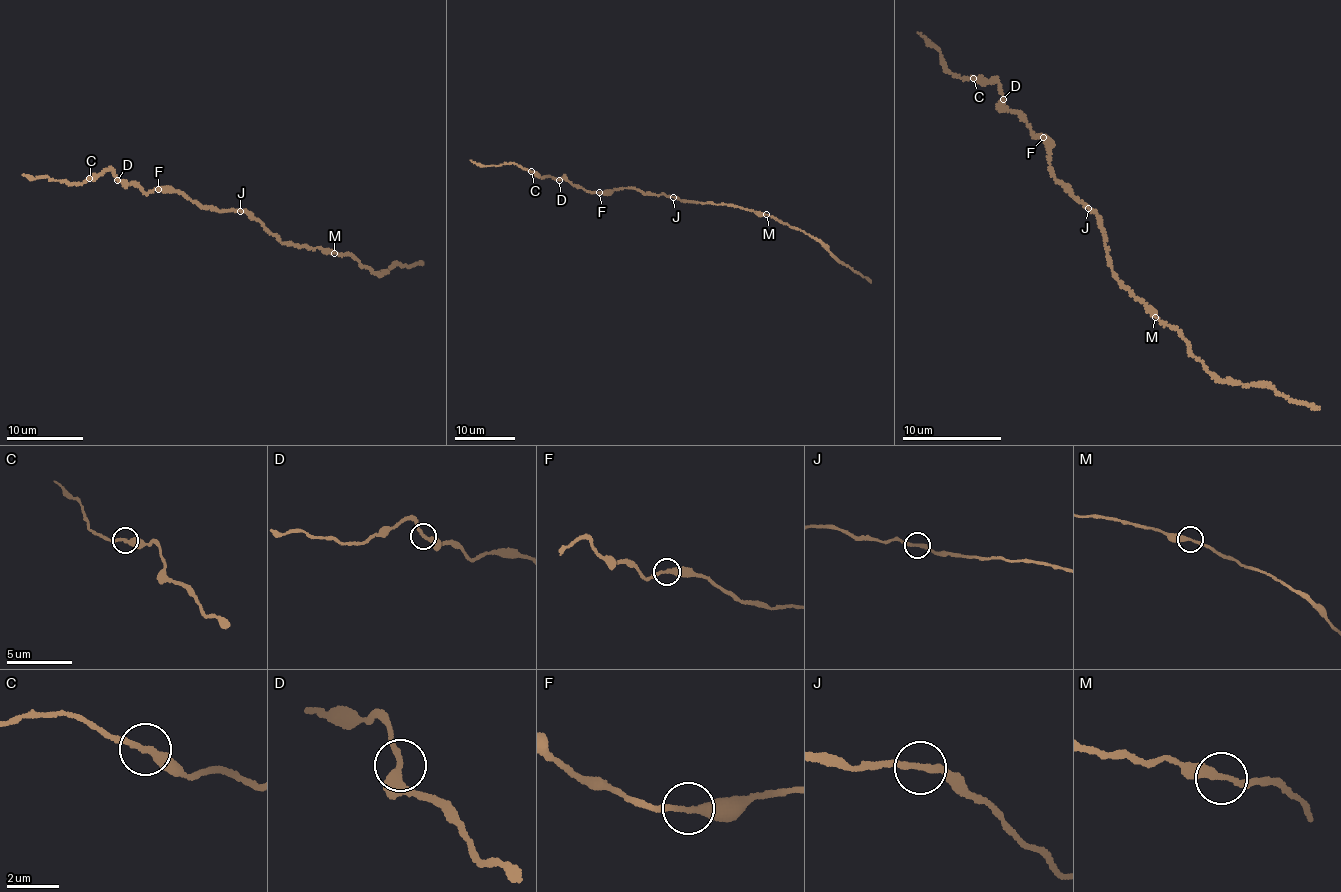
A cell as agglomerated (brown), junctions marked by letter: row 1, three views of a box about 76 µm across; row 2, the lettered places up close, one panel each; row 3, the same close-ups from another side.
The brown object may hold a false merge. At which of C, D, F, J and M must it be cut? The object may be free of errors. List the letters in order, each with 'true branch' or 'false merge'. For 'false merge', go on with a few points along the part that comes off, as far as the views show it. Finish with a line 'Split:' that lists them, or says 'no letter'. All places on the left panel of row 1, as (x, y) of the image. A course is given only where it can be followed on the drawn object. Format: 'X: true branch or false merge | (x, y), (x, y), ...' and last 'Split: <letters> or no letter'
C: true branch
D: true branch
F: true branch
J: true branch
M: true branch
Split: no letter

